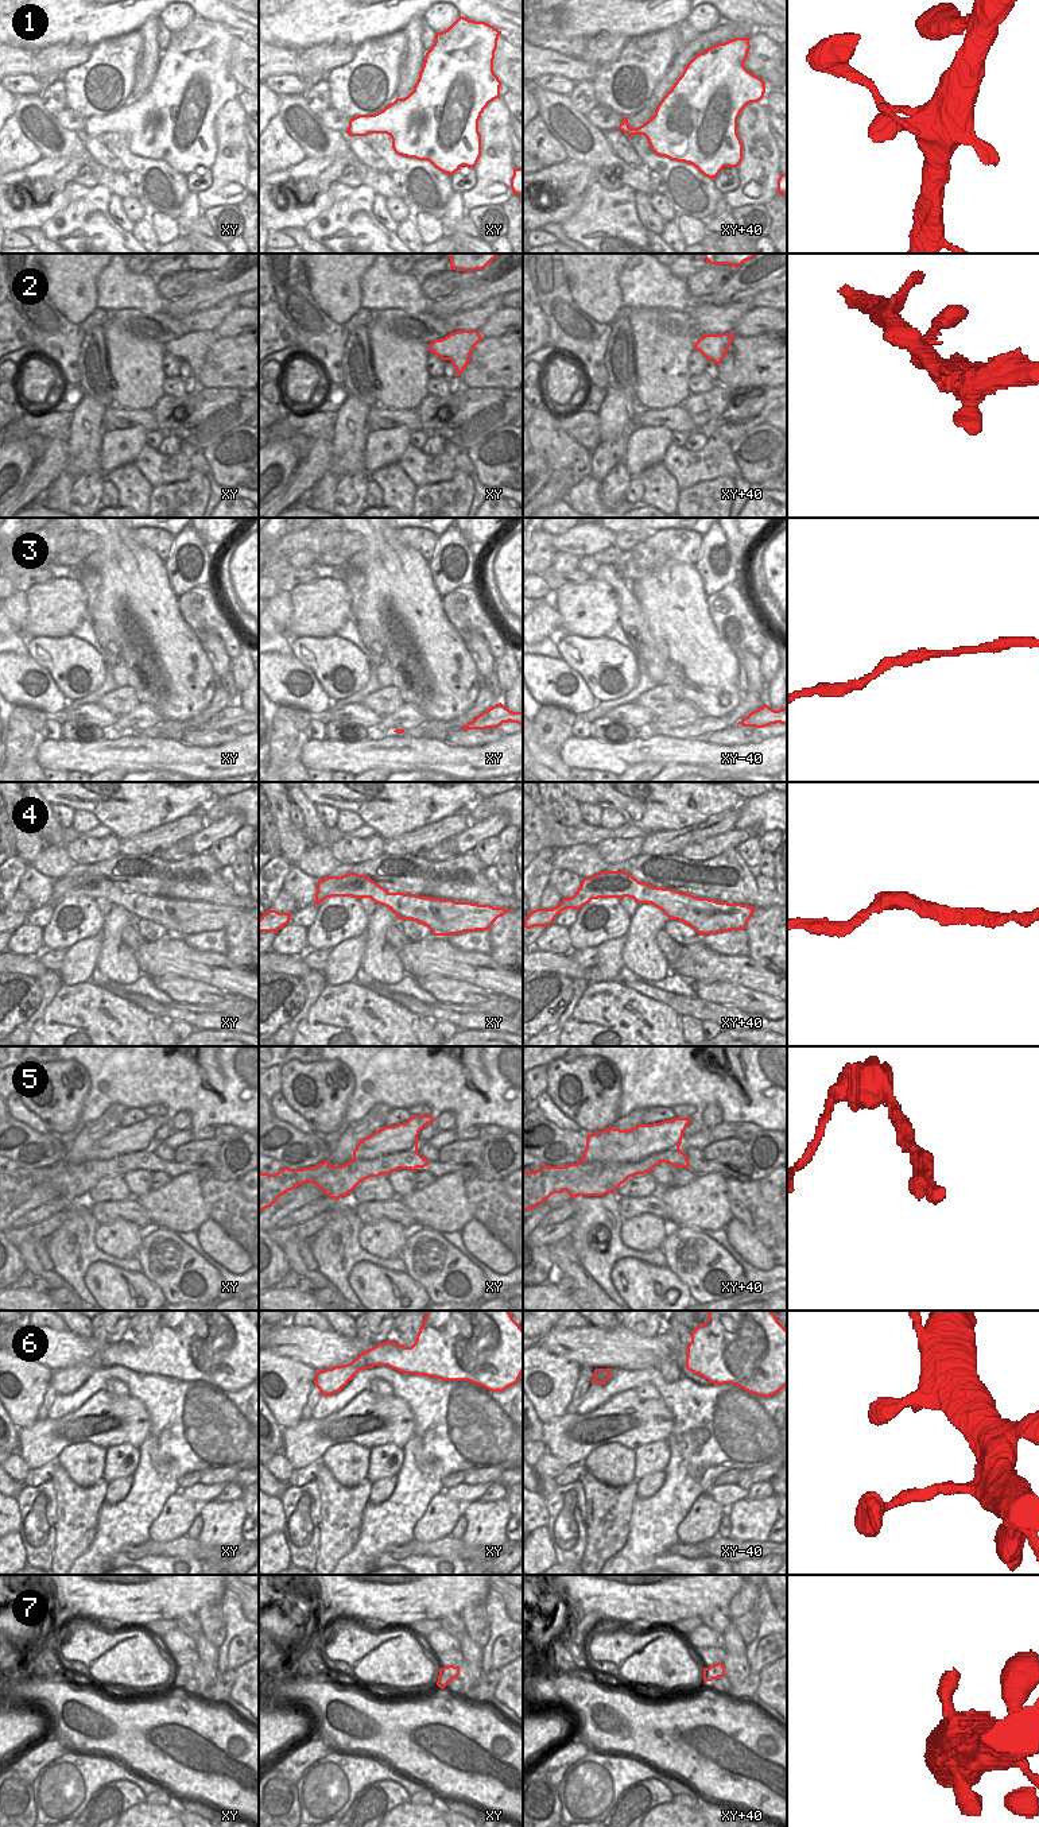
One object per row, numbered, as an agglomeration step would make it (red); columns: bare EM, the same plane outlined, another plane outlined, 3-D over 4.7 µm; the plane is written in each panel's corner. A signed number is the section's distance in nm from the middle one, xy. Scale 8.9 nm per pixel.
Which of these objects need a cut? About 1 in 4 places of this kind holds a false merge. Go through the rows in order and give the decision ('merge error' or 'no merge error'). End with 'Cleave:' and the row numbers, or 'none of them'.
1: no merge error
2: merge error
3: no merge error
4: no merge error
5: no merge error
6: no merge error
7: no merge error
Cleave: 2

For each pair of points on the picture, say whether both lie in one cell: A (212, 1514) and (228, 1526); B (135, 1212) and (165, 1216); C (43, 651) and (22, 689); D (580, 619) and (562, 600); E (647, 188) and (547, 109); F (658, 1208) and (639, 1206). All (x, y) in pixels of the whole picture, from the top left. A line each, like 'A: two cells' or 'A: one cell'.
A: one cell
B: two cells
C: two cells
D: one cell
E: one cell
F: one cell

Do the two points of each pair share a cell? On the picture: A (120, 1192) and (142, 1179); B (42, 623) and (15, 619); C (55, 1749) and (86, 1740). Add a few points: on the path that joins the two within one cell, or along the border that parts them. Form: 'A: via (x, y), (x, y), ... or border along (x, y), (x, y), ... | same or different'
A: border along (121, 1176), (132, 1195) | different
B: border along (24, 592), (27, 616), (19, 631) | different
C: border along (55, 1738), (68, 1749) | different

